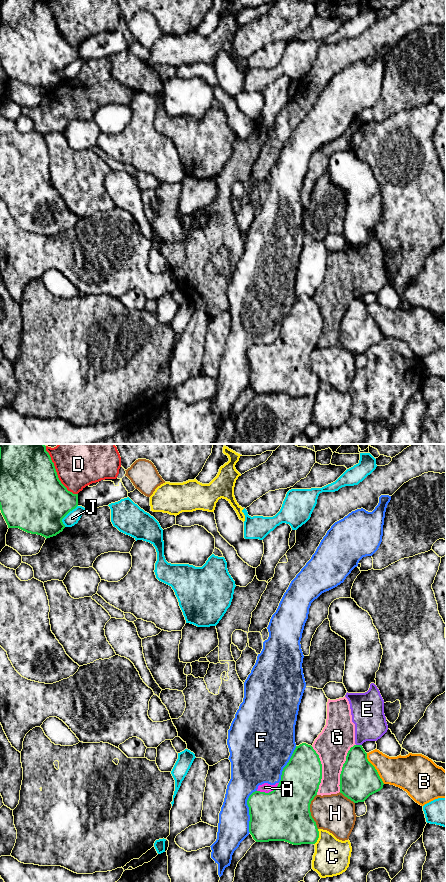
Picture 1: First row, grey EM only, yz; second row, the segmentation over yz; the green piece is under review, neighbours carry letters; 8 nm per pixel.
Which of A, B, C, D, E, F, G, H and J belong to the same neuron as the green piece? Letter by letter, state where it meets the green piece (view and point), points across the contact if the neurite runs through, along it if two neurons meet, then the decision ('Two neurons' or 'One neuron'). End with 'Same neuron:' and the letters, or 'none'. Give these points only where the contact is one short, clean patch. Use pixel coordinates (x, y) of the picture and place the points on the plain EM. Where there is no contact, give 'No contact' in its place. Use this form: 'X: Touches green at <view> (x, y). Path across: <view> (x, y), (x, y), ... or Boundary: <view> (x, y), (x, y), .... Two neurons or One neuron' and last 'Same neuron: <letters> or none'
A: Touches green at yz (269, 344). Boundary: yz (279, 335), (268, 344), (257, 343). Two neurons
B: Touches green at yz (374, 320). Two neurons
C: Touches green at yz (318, 389). Two neurons
D: Touches green at yz (56, 26). Two neurons
E: Touches green at yz (359, 297). Boundary: yz (356, 296), (361, 297). Two neurons
F: Touches green at yz (249, 363). Two neurons
G: Touches green at yz (342, 319). Two neurons
H: Touches green at yz (309, 363). Two neurons
J: Touches green at yz (66, 66). Two neurons
Same neuron: none

